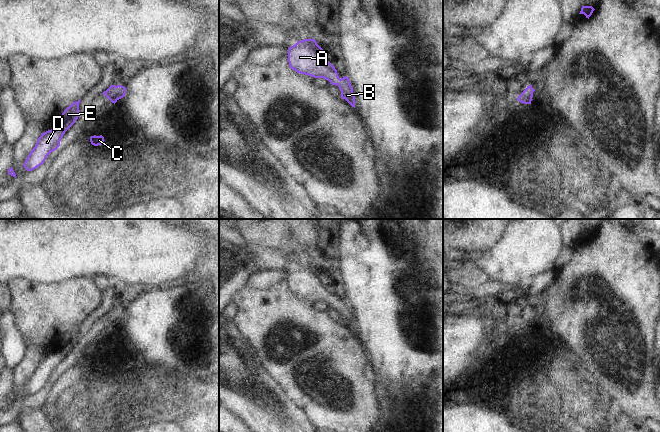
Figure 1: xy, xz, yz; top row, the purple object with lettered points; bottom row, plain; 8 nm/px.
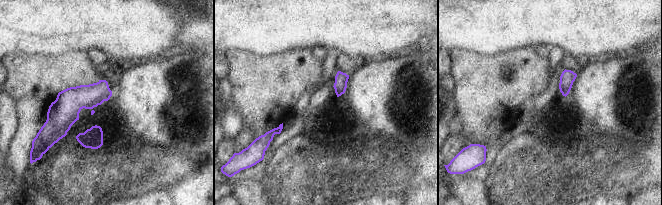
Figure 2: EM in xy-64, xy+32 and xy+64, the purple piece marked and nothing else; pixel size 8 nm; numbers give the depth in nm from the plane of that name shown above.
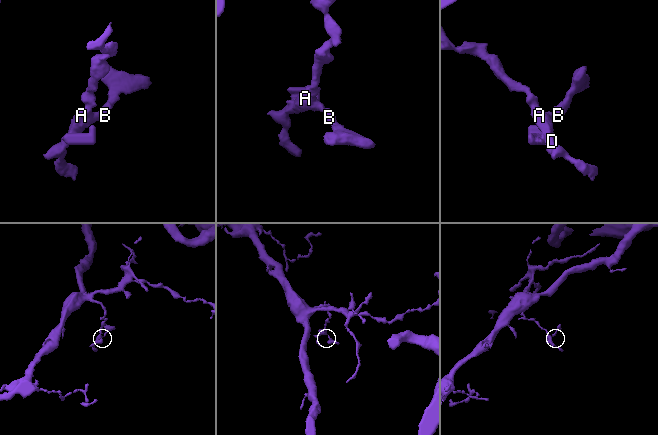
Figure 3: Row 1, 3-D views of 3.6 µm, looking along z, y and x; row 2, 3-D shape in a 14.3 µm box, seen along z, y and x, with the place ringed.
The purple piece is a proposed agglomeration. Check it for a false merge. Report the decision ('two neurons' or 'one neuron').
one neuron

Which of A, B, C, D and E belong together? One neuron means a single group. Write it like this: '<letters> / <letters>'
A B C D E

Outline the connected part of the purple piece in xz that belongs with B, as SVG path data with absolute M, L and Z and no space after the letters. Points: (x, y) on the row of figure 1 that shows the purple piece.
M312 39L298 41L288 49L288 62L297 73L324 78L339 87L341 98L355 108L355 96L347 76L339 78L337 70L328 61L323 49Z

